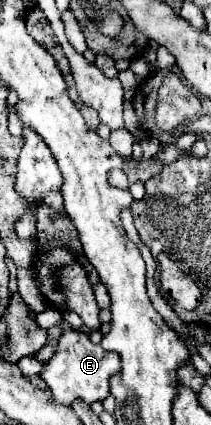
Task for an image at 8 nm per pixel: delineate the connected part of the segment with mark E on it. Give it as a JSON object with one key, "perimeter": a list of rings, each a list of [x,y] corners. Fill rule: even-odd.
{"perimeter":[[[68,328],[68,330],[62,330],[58,344],[56,344],[56,352],[46,362],[40,376],[48,384],[52,398],[58,400],[58,404],[70,406],[78,398],[84,400],[86,404],[104,400],[110,394],[108,380],[114,372],[118,372],[118,354],[116,352],[104,350],[100,344],[92,344],[86,332]]]}

